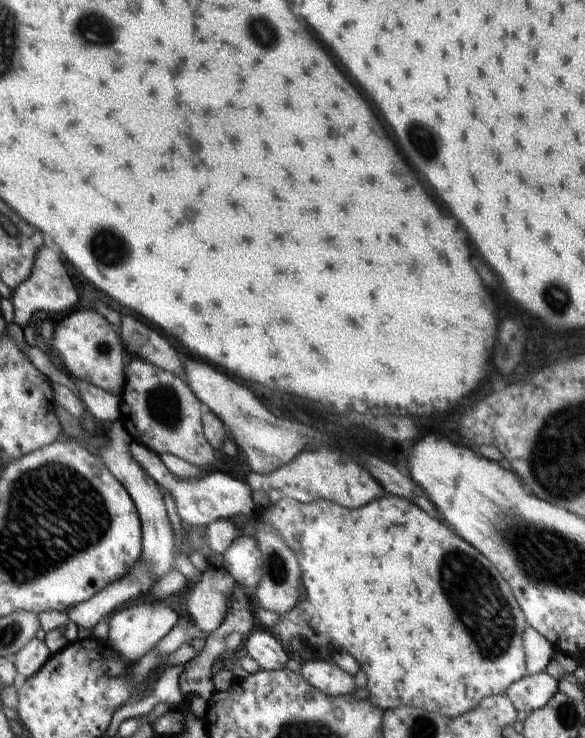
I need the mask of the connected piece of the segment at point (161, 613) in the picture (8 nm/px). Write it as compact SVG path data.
M150 600L149 604L138 604L137 606L124 606L116 612L113 612L107 619L108 646L118 652L127 664L135 663L143 656L148 654L156 646L159 640L162 640L176 624L180 616L176 611L160 600Z

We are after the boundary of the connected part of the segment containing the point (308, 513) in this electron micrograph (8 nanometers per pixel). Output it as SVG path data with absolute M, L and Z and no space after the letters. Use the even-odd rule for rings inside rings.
M386 494L386 496L380 496L374 502L366 504L364 508L348 510L348 508L327 500L314 500L314 502L302 504L283 496L276 504L270 503L270 506L266 506L263 511L258 511L258 514L260 513L278 532L278 536L288 544L288 548L294 552L294 556L302 568L302 588L306 592L306 596L302 596L300 602L290 612L281 614L278 624L274 624L266 630L286 646L290 640L300 638L311 648L314 658L321 661L331 661L334 648L340 648L340 650L348 652L350 656L354 656L360 670L368 678L366 688L370 694L370 698L367 698L370 700L370 704L374 704L384 711L386 708L398 708L398 706L416 706L416 708L426 708L432 712L442 712L443 717L460 716L474 710L480 704L480 700L486 696L506 694L507 688L513 682L528 675L522 638L527 625L526 618L522 610L518 608L504 578L476 548L466 544L440 520L430 517L416 504L412 504L404 498Z

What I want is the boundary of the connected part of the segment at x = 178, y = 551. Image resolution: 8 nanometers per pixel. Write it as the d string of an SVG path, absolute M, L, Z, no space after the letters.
M119 418L112 421L110 430L108 430L108 433L104 437L105 446L99 448L98 456L100 460L104 461L106 468L112 473L112 476L124 486L126 492L128 492L130 498L133 500L134 506L136 506L142 524L141 558L142 562L146 562L152 578L154 580L160 580L164 574L168 574L172 570L178 570L178 572L181 572L186 577L189 583L196 584L200 580L202 572L192 565L188 554L184 554L184 550L178 546L176 534L172 530L172 524L168 519L164 500L160 493L161 486L156 480L152 480L148 476L148 472L130 454L130 444L132 444L133 438L128 434L128 431L124 428Z

